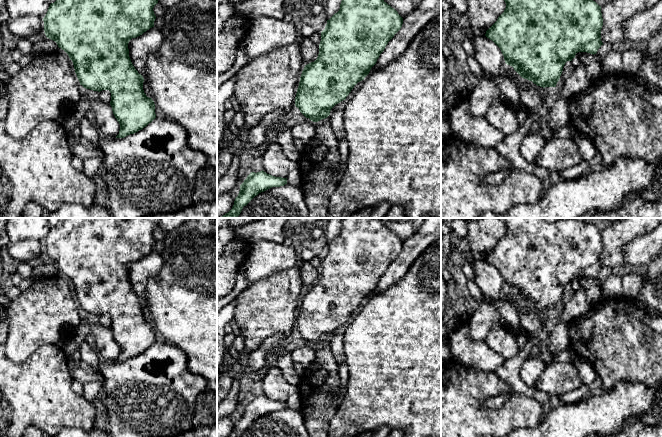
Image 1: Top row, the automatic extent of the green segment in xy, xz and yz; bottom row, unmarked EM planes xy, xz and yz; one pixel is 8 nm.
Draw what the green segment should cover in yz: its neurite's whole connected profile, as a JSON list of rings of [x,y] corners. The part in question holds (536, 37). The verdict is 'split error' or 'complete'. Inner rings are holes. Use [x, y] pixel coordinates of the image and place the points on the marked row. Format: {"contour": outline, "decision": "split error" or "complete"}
{"contour": [[[504,0],[506,8],[485,36],[501,50],[505,63],[540,87],[556,87],[567,61],[578,52],[596,54],[603,45],[601,6],[593,0]]], "decision": "complete"}

